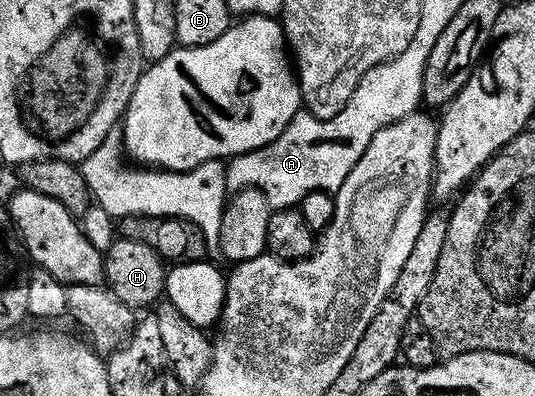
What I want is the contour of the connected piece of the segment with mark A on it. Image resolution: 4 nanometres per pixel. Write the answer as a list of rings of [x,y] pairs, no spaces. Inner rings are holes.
[[[417,41],[407,43],[407,47],[403,47],[403,51],[399,51],[399,55],[395,55],[389,61],[371,66],[367,75],[363,75],[363,79],[359,79],[355,91],[351,91],[351,99],[347,99],[347,103],[339,111],[339,115],[335,115],[331,119],[319,119],[310,113],[298,111],[291,119],[291,123],[287,123],[287,127],[283,127],[283,131],[274,141],[258,149],[240,153],[238,157],[228,158],[225,165],[226,190],[230,194],[235,194],[242,193],[245,189],[257,189],[267,199],[270,210],[296,206],[303,199],[303,195],[307,195],[311,191],[320,189],[336,191],[343,183],[343,179],[347,179],[347,175],[351,175],[351,167],[355,167],[355,163],[359,163],[359,155],[363,155],[363,151],[367,151],[367,143],[371,143],[371,139],[375,139],[375,131],[418,112],[419,106],[422,104],[424,67],[427,66],[427,59],[432,49],[429,43],[421,44]]]

